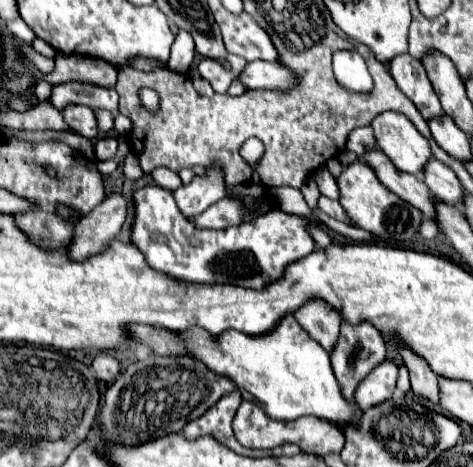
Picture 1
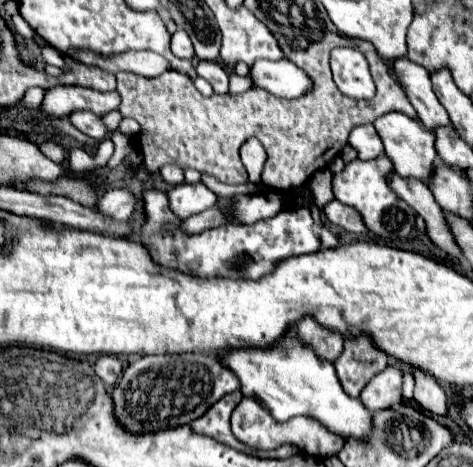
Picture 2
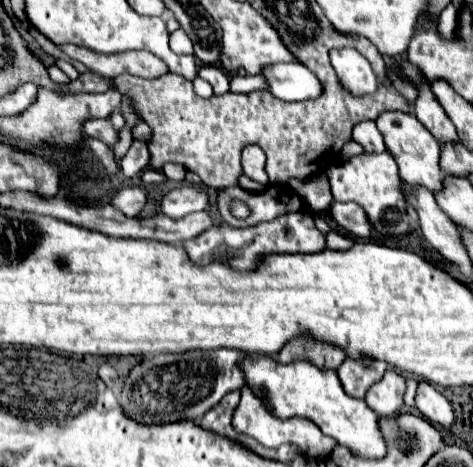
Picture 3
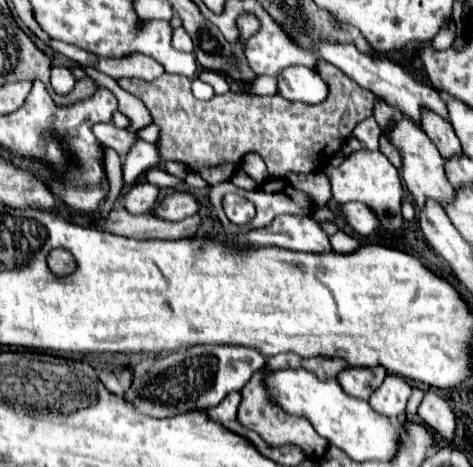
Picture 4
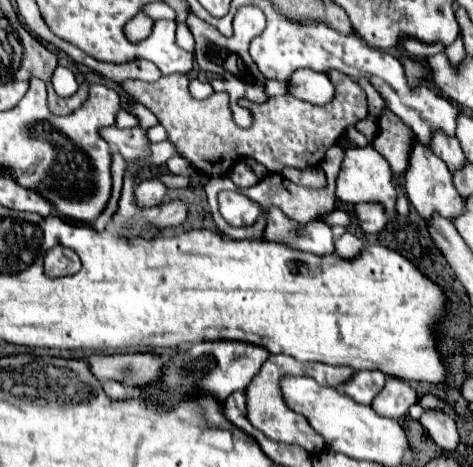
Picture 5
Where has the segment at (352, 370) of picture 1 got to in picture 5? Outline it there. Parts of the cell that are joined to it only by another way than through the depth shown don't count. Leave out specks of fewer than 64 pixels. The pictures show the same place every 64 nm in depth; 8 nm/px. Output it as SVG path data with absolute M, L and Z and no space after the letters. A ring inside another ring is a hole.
M356 372L354 378L342 386L342 392L346 392L360 404L372 404L384 384L386 376L382 372Z

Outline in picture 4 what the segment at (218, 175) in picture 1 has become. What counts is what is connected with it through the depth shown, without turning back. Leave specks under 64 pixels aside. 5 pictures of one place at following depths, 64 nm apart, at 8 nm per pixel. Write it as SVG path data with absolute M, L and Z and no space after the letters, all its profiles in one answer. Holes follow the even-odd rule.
M174 192L162 200L162 204L154 210L154 216L162 220L170 220L170 222L180 222L196 212L198 212L198 202L192 194Z

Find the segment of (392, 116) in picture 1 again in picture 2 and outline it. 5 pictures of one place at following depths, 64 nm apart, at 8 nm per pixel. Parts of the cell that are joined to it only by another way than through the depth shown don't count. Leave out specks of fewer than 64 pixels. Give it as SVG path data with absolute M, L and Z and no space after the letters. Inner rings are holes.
M388 112L384 116L380 116L376 122L374 122L382 142L384 142L384 148L386 148L386 156L394 162L394 168L396 172L402 176L402 178L416 178L416 180L424 180L424 182L430 182L432 174L434 174L434 168L436 168L436 148L434 148L434 134L428 132L418 120L410 118L410 116L404 116L402 112Z

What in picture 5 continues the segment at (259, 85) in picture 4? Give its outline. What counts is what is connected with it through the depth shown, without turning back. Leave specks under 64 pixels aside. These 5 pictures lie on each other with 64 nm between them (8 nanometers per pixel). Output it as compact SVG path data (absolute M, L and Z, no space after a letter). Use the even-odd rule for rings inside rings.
M268 80L266 82L266 90L270 96L278 96L278 94L288 94L288 80L278 82L278 80Z

